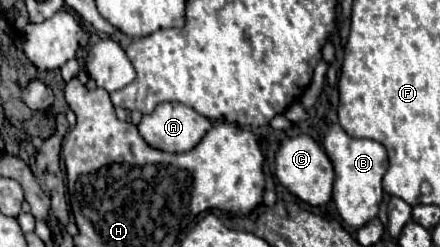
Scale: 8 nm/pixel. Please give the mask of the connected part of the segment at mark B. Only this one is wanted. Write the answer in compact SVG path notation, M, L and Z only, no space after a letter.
M333 124L323 140L323 148L327 156L331 158L335 166L335 186L333 186L333 202L337 206L337 212L341 218L353 226L353 228L363 228L367 222L371 222L377 212L379 204L383 198L383 188L381 180L383 174L389 168L387 162L387 150L383 144L375 140L361 140L361 138L351 138L345 134L345 130L339 124Z

